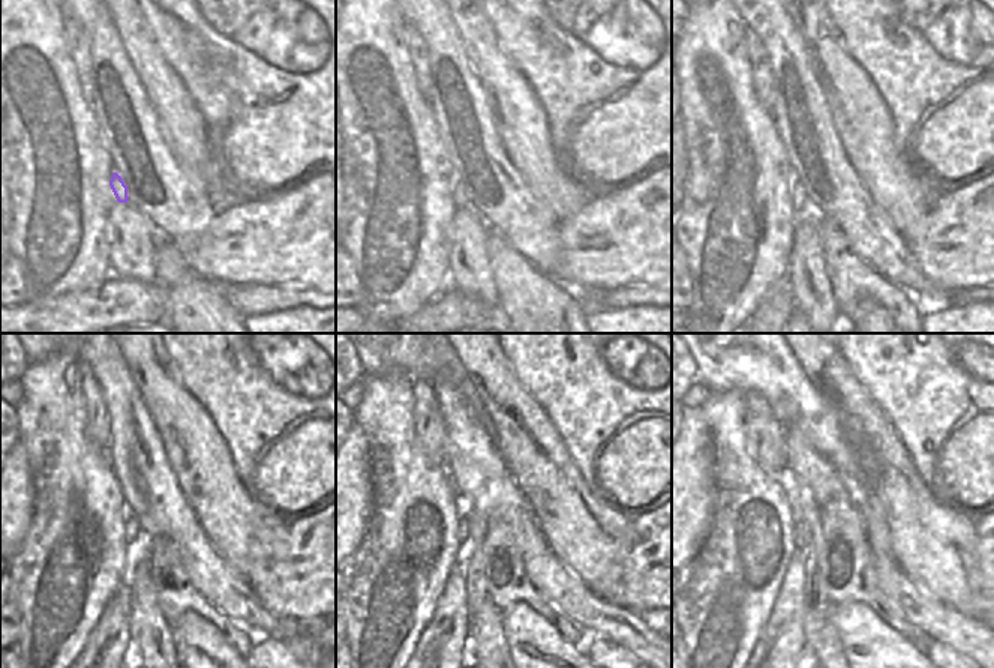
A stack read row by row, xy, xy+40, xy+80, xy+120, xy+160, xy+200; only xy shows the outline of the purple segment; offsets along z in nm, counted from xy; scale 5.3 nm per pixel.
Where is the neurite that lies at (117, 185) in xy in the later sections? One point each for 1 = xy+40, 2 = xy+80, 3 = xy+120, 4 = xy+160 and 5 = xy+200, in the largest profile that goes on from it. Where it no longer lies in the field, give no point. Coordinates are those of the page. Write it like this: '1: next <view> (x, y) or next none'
1: next xy+40 (458, 189)
2: next xy+80 (796, 191)
3: next xy+120 (131, 526)
4: next xy+160 (473, 526)
5: next xy+200 (807, 512)

